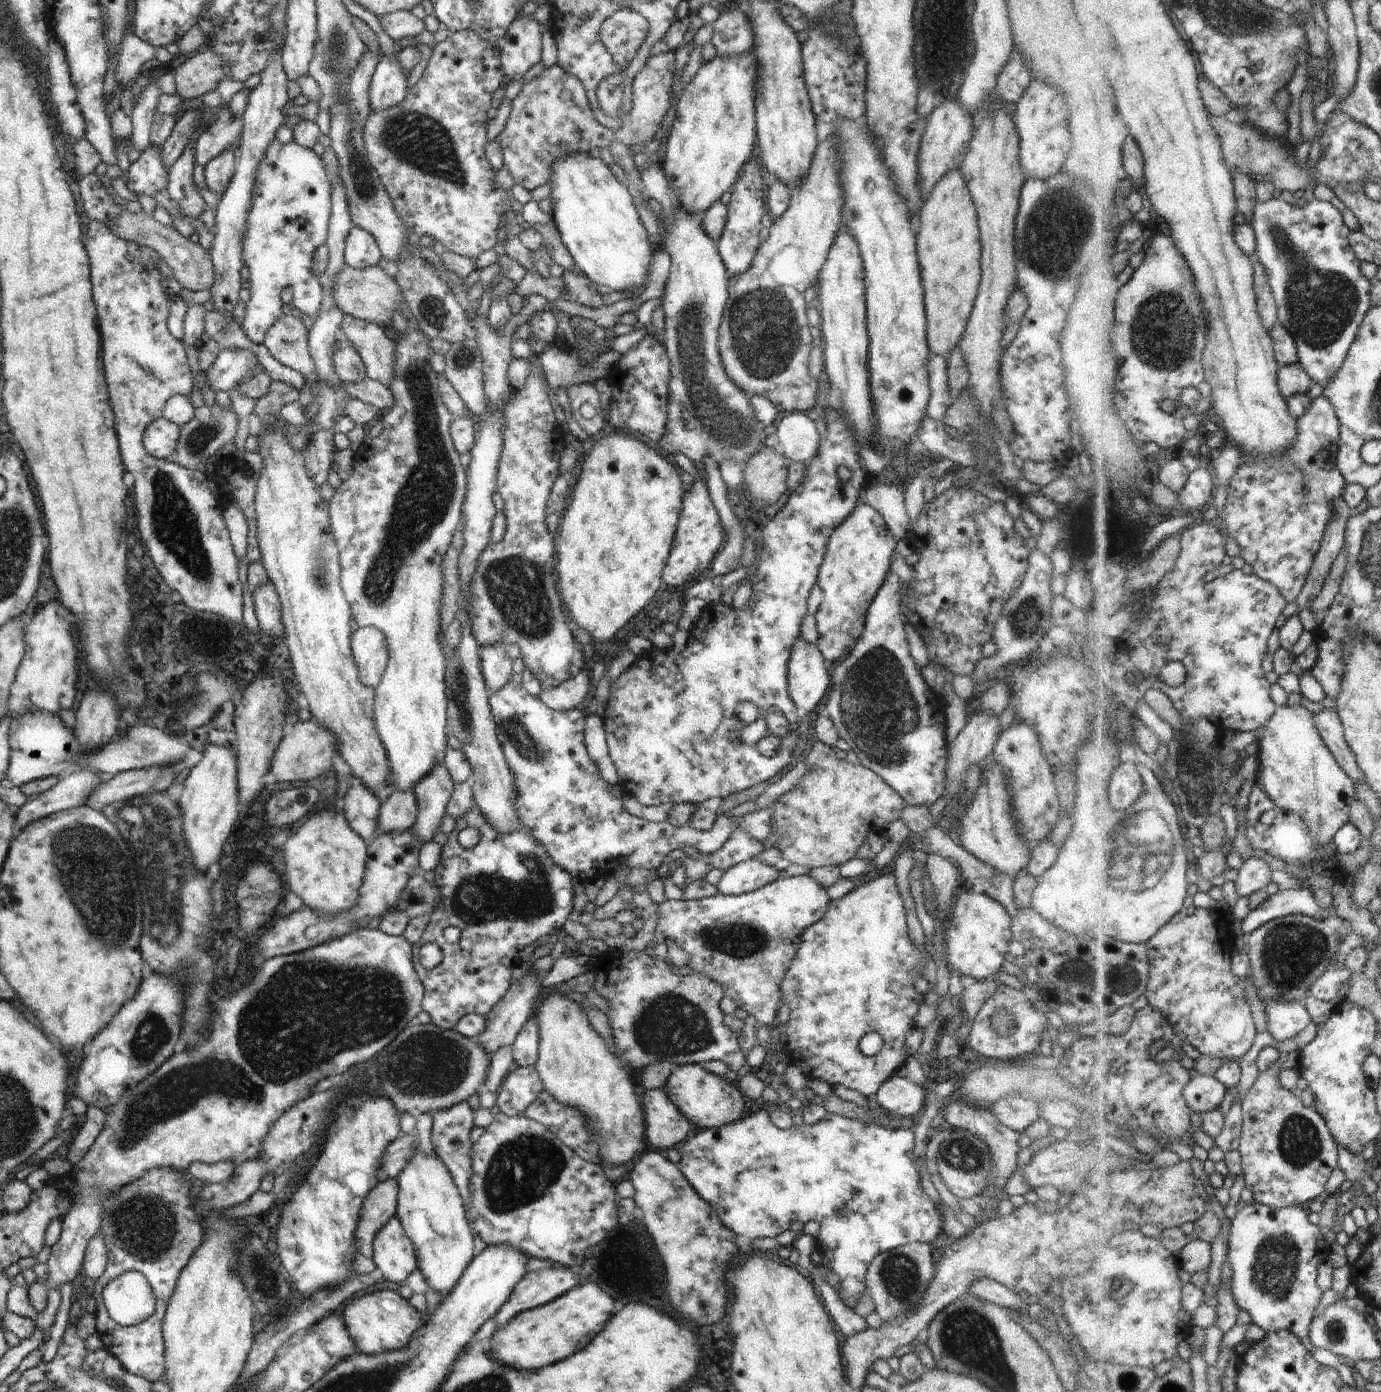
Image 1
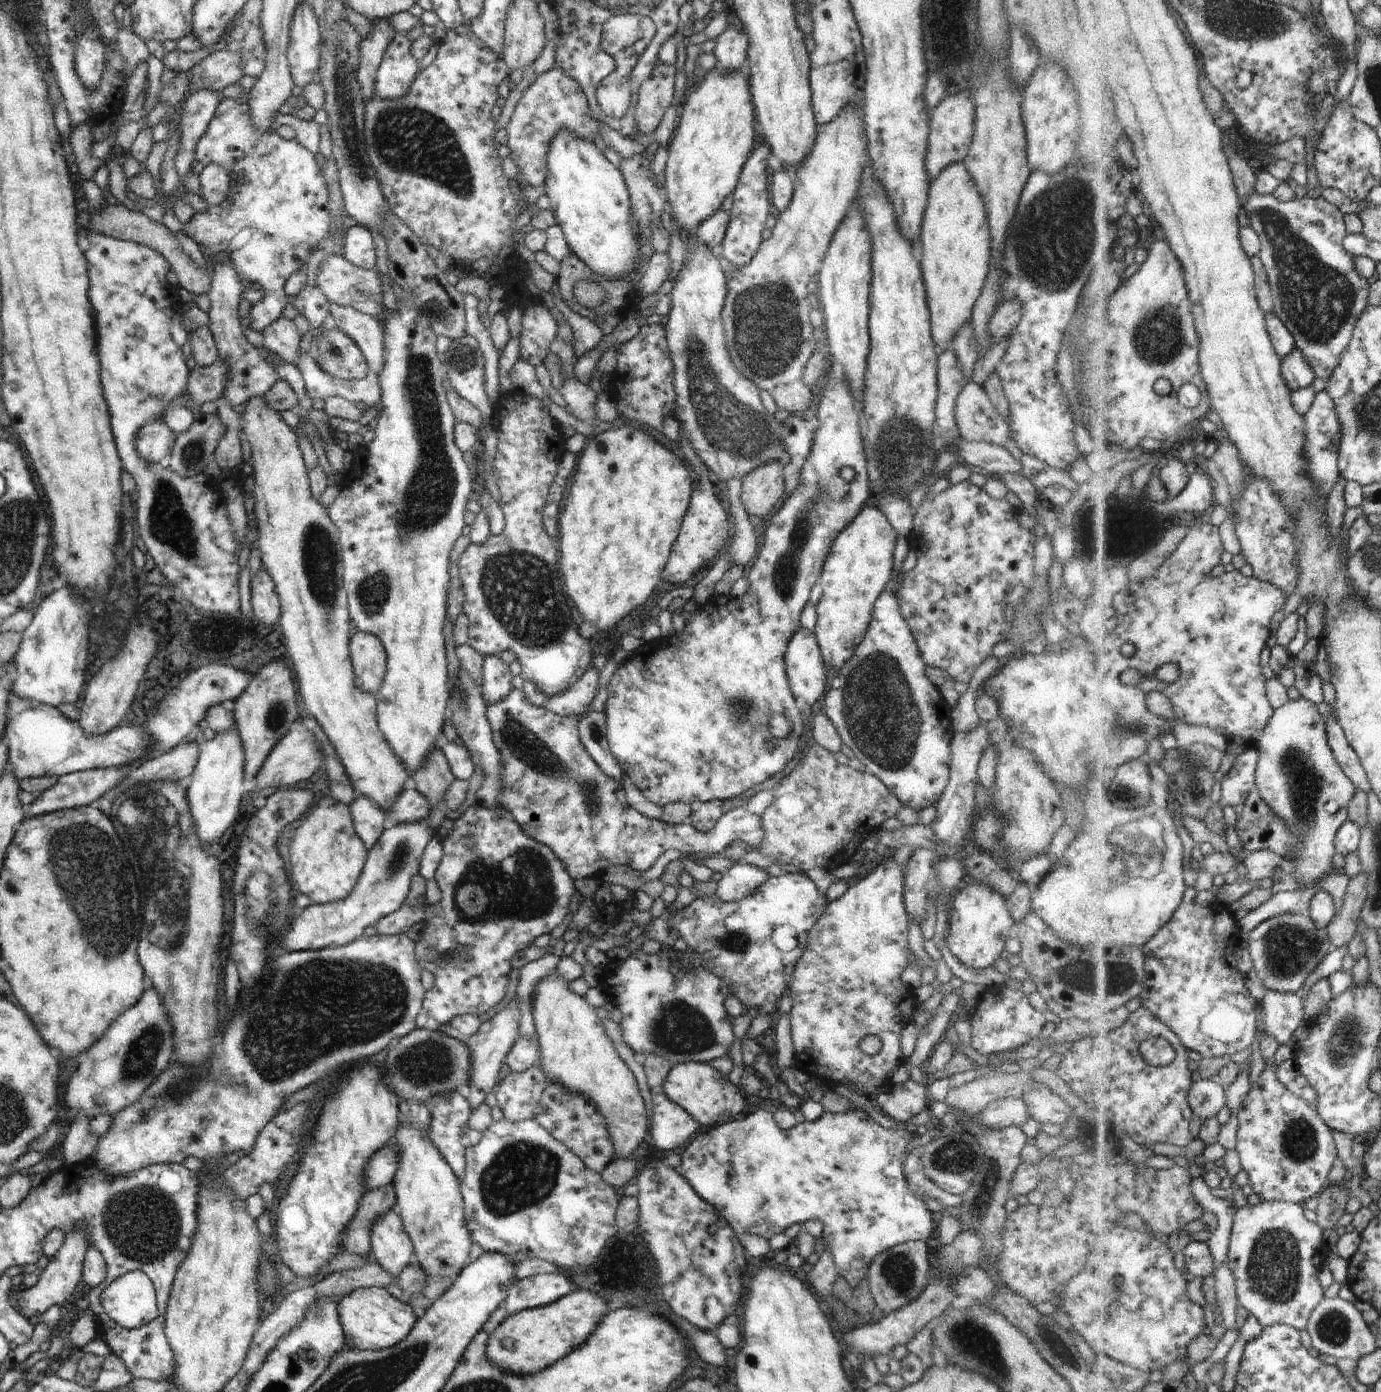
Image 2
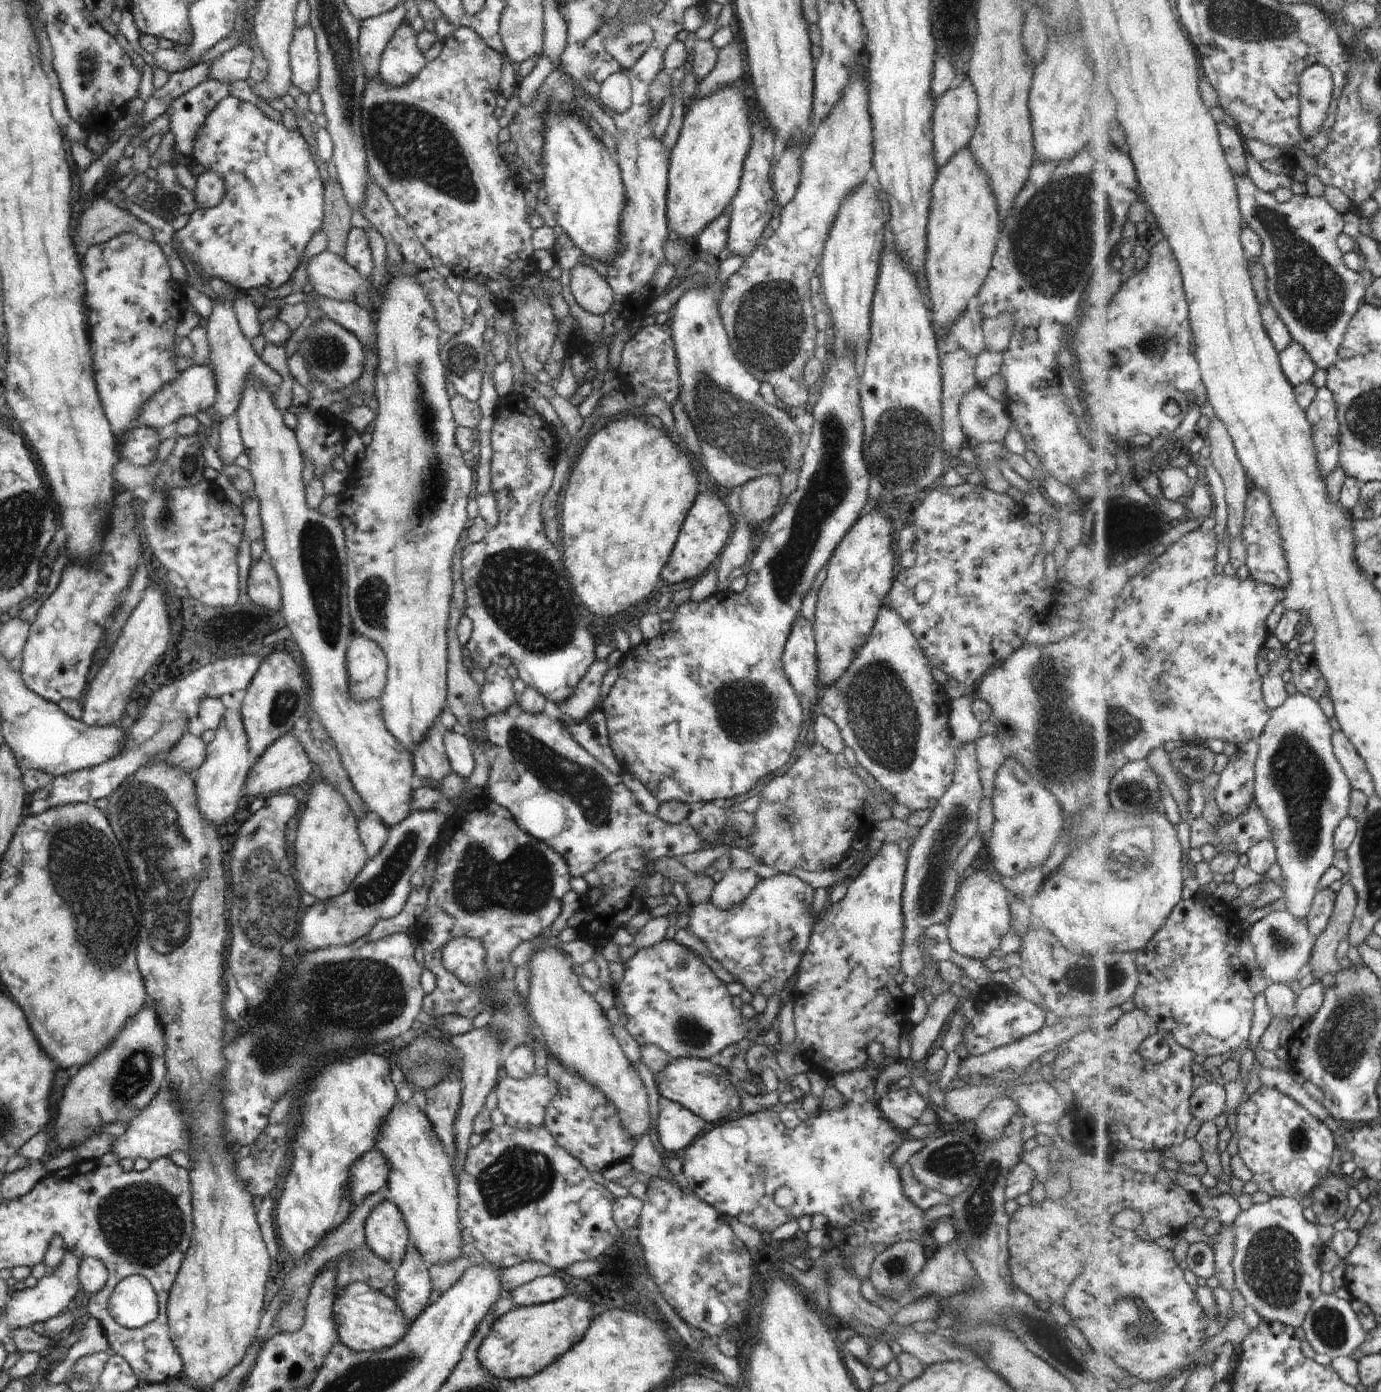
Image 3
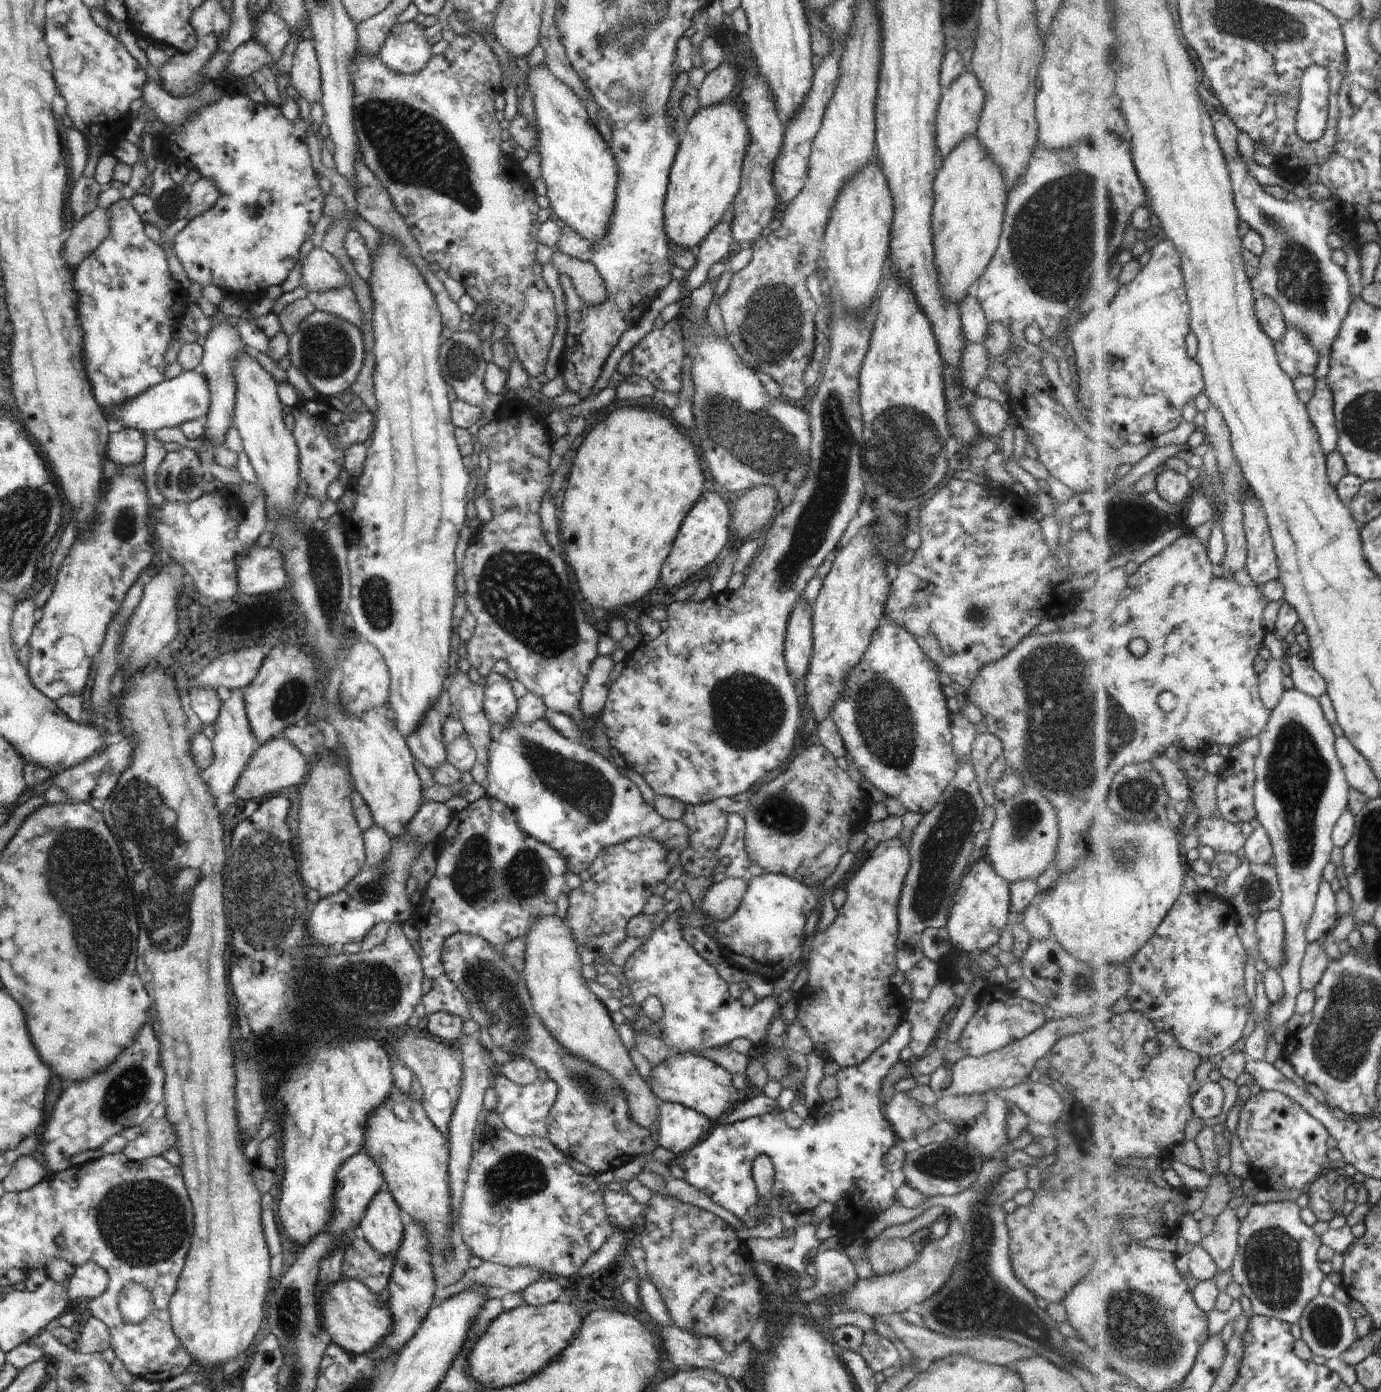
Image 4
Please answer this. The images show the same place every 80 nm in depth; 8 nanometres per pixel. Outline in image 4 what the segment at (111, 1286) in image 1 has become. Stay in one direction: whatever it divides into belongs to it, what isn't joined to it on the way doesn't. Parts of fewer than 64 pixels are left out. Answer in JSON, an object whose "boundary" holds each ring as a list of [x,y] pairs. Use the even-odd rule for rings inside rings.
{"boundary":[[[128,1283],[119,1296],[118,1306],[125,1323],[138,1324],[152,1312],[149,1290],[139,1283]]]}

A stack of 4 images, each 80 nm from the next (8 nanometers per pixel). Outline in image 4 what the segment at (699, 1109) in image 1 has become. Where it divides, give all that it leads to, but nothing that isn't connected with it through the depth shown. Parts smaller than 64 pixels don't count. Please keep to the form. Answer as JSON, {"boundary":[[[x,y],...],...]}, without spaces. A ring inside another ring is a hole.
{"boundary":[[[675,1051],[666,1060],[651,1068],[647,1085],[662,1101],[678,1103],[694,1109],[715,1123],[736,1107],[743,1096],[743,1093],[732,1085],[731,1073],[723,1066],[698,1054]]]}

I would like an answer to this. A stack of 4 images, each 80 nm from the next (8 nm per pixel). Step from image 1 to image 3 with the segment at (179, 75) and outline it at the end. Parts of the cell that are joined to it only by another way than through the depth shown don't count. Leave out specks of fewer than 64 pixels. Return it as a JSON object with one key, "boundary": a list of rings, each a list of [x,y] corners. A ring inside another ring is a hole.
{"boundary":[[[238,44],[210,61],[208,79],[228,86],[238,80],[247,81],[250,78],[249,71],[254,56],[254,48],[250,48],[248,44]]]}

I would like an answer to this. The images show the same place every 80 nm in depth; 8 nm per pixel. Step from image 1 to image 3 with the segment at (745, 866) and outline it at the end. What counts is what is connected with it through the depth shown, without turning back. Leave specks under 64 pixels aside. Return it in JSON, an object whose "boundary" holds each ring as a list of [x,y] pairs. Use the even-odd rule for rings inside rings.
{"boundary":[[[753,869],[729,870],[724,878],[714,886],[710,901],[716,908],[728,909],[743,902],[760,882]]]}

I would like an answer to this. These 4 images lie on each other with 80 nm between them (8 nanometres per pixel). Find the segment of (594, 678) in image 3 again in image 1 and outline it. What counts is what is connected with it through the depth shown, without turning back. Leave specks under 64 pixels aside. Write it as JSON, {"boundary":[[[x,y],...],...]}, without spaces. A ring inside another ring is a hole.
{"boundary":[[[581,671],[574,678],[562,682],[555,688],[544,688],[540,692],[540,700],[546,704],[547,708],[564,712],[564,710],[578,709],[578,706],[589,697],[591,686],[590,673]]]}

